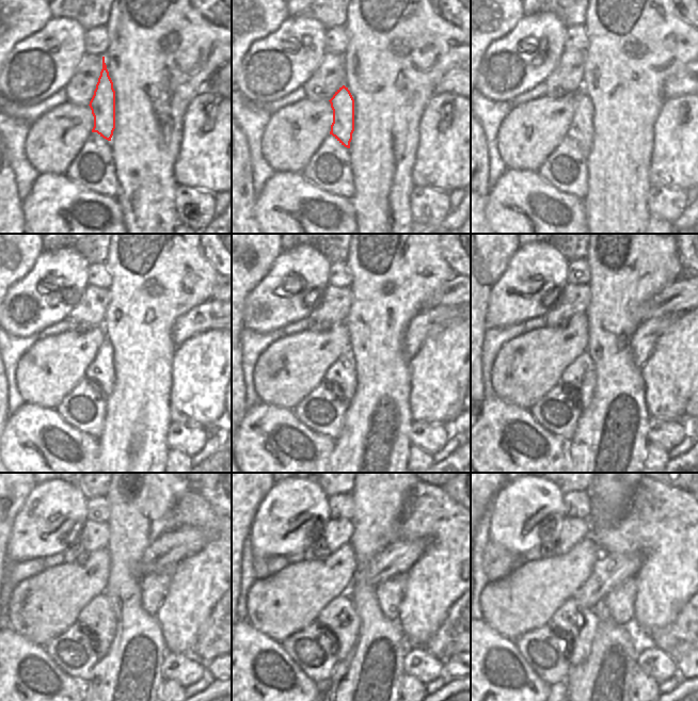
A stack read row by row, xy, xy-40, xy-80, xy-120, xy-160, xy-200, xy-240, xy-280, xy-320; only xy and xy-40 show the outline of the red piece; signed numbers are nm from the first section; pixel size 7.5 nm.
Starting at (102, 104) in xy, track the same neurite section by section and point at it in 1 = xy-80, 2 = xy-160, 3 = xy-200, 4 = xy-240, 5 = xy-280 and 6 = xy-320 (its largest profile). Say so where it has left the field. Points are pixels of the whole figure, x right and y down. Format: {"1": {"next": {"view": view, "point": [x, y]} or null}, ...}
{"1": {"next": {"view": "xy-80", "point": [581, 129]}}, "2": {"next": {"view": "xy-160", "point": [342, 372]}}, "3": {"next": {"view": "xy-200", "point": [580, 375]}}, "4": {"next": {"view": "xy-240", "point": [98, 617]}}, "5": {"next": {"view": "xy-280", "point": [338, 616]}}, "6": {"next": {"view": "xy-320", "point": [581, 624]}}}

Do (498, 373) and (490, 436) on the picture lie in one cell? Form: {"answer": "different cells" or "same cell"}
{"answer": "different cells"}

